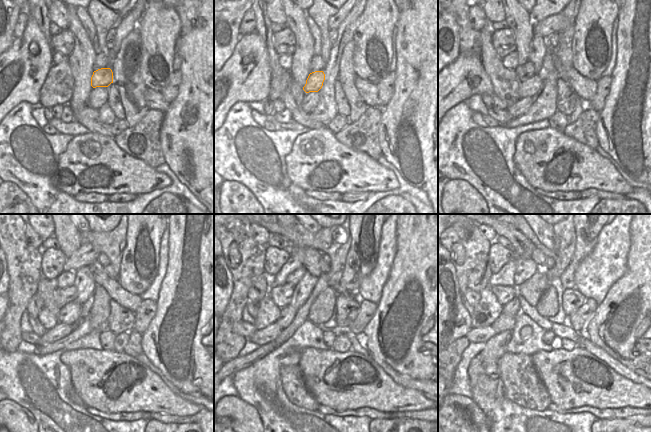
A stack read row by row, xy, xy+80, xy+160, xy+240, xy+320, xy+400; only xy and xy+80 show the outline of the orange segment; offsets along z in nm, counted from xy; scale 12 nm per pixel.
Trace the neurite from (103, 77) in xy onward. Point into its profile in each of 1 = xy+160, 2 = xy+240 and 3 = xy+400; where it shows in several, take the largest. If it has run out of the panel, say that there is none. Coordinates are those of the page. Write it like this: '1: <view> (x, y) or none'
1: xy+160 (528, 88)
2: xy+240 (69, 314)
3: xy+400 (505, 322)

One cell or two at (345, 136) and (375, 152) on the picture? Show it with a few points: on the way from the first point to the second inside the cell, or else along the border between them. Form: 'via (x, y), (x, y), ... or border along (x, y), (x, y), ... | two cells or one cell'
via (351, 144), (352, 147), (367, 147) | one cell

